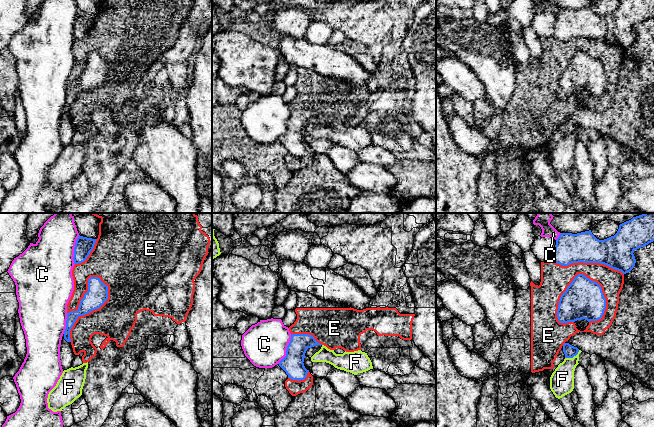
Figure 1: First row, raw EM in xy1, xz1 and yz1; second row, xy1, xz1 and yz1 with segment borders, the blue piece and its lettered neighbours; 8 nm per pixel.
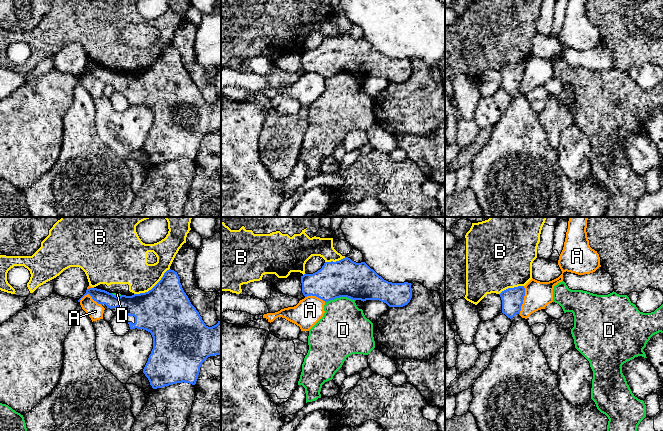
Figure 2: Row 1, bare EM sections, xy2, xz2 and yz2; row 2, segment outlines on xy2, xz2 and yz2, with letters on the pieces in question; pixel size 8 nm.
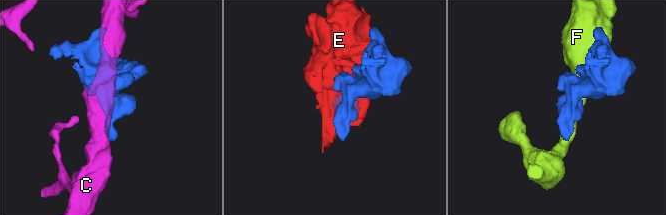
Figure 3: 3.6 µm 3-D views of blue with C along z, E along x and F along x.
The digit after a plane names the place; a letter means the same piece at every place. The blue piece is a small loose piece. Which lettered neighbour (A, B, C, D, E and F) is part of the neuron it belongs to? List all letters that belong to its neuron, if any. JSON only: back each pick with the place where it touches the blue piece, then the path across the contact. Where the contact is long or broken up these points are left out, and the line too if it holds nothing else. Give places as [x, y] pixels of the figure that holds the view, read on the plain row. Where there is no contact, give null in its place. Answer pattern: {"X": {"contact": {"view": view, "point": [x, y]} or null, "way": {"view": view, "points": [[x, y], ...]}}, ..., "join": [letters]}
{"join": []}

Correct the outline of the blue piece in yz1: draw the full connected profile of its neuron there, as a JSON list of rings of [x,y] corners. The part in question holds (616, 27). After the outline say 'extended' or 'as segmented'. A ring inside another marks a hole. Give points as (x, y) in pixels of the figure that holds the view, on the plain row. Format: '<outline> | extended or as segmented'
[[[620,0],[617,9],[604,16],[597,15],[591,6],[577,10],[561,9],[556,16],[552,37],[562,42],[579,38],[600,39],[626,50],[636,39],[633,28],[653,17],[654,0]]] | as segmented

